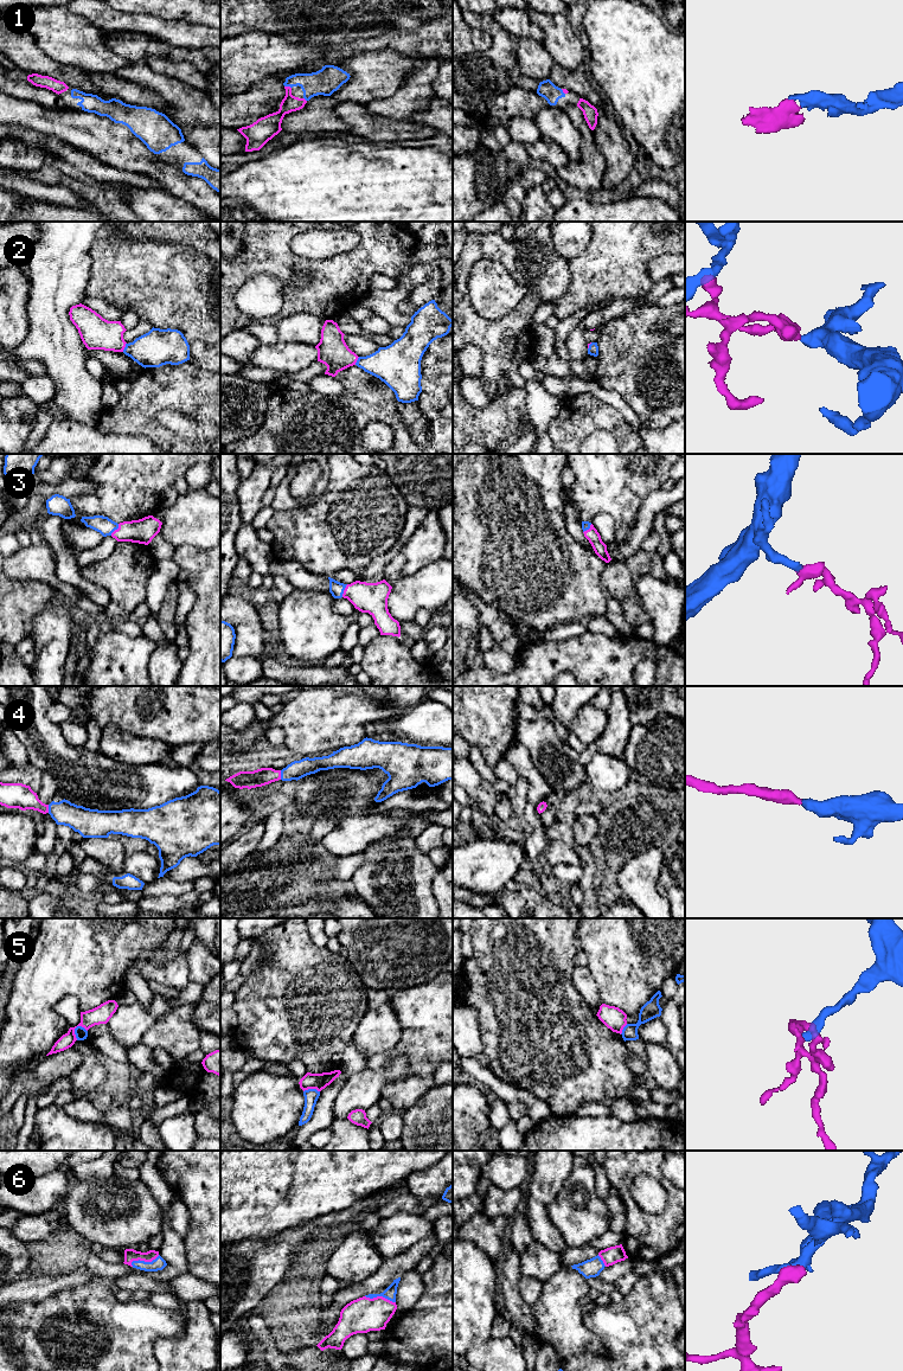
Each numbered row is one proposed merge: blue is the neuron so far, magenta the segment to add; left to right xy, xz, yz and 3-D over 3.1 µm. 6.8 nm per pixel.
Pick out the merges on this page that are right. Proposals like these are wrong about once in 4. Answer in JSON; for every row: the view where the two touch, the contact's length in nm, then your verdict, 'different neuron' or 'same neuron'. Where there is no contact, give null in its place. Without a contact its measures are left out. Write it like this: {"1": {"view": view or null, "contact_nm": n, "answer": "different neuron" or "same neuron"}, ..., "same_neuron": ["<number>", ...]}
{"1": {"view": "xz", "contact_nm": 50, "answer": "same neuron"}, "2": {"view": "xy", "contact_nm": 70, "answer": "same neuron"}, "3": {"view": "xy", "contact_nm": 100, "answer": "same neuron"}, "4": {"view": "xz", "contact_nm": 60, "answer": "same neuron"}, "5": {"view": "xy", "contact_nm": 110, "answer": "different neuron"}, "6": {"view": "xy", "contact_nm": 220, "answer": "same neuron"}, "same_neuron": ["1", "2", "3", "4", "6"]}

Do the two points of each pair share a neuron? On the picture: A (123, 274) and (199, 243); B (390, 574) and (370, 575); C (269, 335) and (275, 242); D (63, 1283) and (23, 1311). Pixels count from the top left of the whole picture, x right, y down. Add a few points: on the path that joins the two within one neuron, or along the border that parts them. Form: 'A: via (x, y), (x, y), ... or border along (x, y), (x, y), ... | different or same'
A: border along (164, 239), (190, 245), (207, 258) | different
B: border along (399, 552), (385, 567), (383, 578) | different
C: border along (275, 325), (250, 324), (245, 327) | different
D: border along (61, 1289), (39, 1301), (12, 1302) | different

